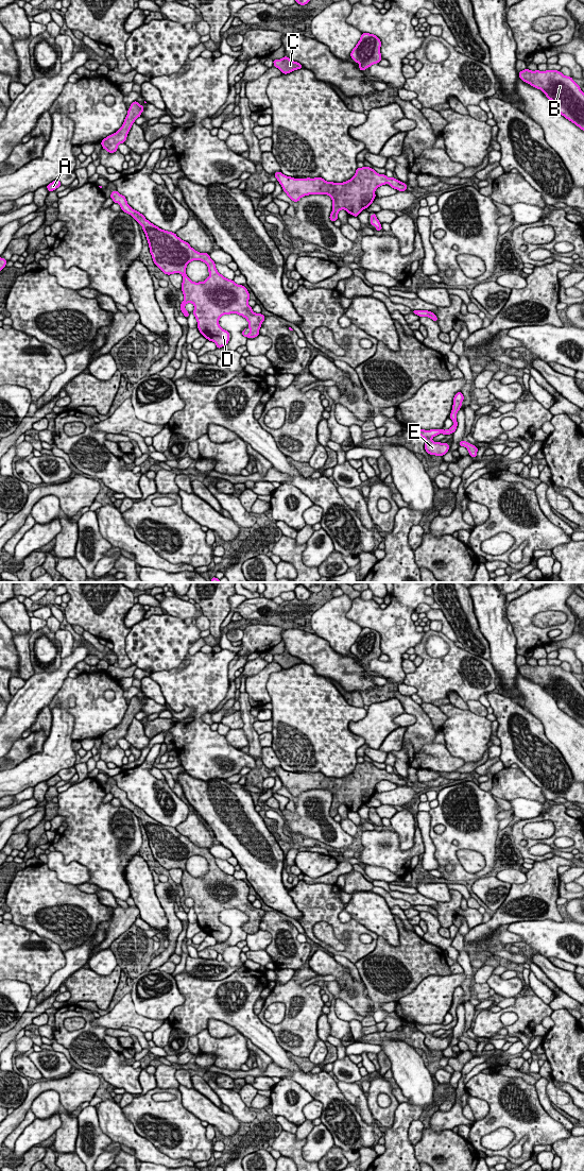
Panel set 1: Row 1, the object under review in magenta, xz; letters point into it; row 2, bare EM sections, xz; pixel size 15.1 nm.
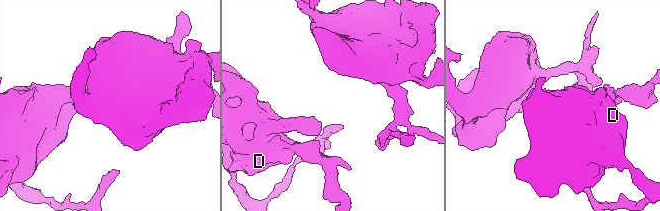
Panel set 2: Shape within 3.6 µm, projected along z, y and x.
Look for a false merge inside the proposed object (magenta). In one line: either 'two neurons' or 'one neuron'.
one neuron

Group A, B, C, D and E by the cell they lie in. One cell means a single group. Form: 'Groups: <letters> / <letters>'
Groups: A B C D E

